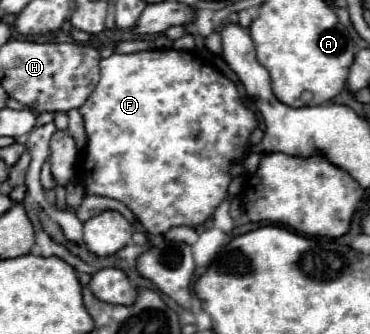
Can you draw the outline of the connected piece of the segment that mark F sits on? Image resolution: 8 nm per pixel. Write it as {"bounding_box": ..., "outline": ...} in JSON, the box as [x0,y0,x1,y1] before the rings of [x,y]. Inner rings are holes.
{"bounding_box":[79,49,257,235],"outline":[[[153,49],[153,51],[141,51],[141,53],[129,53],[129,55],[115,53],[107,59],[101,59],[101,79],[99,79],[97,87],[93,89],[89,101],[85,101],[85,105],[81,105],[81,109],[79,109],[83,119],[85,119],[85,131],[87,131],[87,147],[85,147],[83,165],[81,165],[81,171],[83,171],[81,179],[85,183],[87,195],[105,195],[105,197],[111,197],[111,199],[125,203],[135,213],[135,217],[141,221],[145,231],[153,233],[153,235],[165,233],[173,225],[199,227],[201,223],[205,223],[205,219],[227,197],[227,187],[231,183],[231,175],[229,175],[231,161],[245,151],[247,139],[249,139],[251,131],[257,127],[255,113],[249,111],[241,103],[241,97],[239,97],[235,83],[231,83],[225,75],[221,75],[209,63],[203,63],[197,59],[199,57],[195,53],[177,51],[177,49],[161,49],[161,51]]]}

